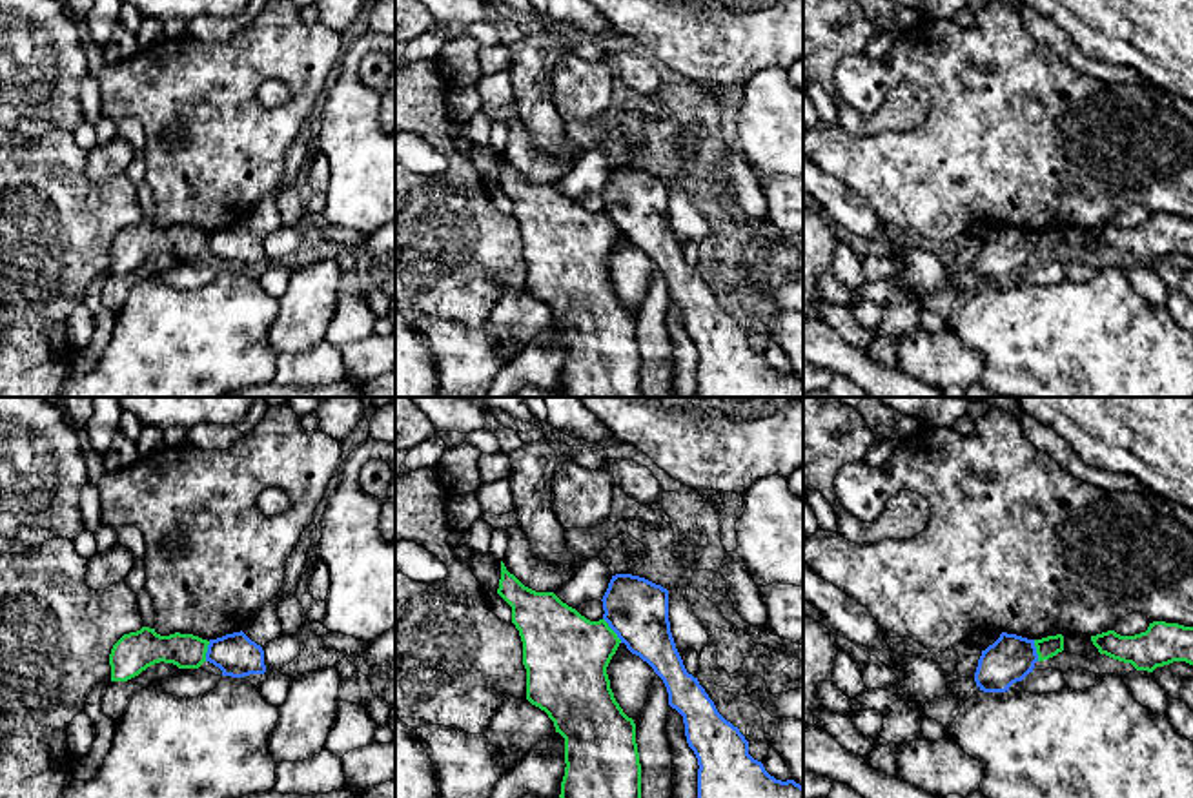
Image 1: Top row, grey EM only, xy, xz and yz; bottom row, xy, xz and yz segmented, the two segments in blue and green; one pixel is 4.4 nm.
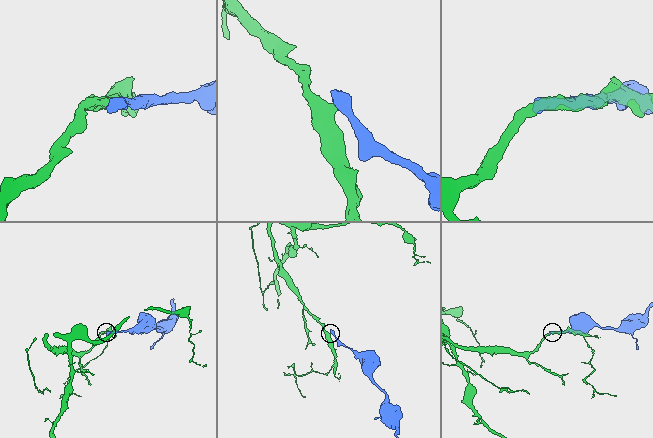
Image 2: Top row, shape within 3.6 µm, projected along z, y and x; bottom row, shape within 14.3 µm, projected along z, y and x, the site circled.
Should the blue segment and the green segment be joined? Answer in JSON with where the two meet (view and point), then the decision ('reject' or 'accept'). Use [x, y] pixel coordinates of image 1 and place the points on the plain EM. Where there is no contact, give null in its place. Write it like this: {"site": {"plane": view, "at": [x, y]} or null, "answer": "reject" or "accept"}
{"site": {"plane": "xz", "at": [612, 221]}, "answer": "reject"}

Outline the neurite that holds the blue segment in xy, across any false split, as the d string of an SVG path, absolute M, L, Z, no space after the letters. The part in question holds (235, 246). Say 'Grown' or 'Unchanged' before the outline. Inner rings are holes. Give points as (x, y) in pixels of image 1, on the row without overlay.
Unchanged. M242 222L209 231L206 253L222 262L222 268L244 270L264 266L264 242L251 233Z

